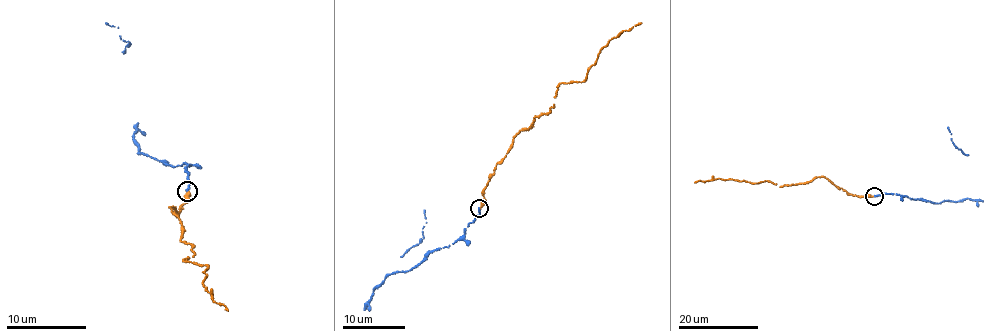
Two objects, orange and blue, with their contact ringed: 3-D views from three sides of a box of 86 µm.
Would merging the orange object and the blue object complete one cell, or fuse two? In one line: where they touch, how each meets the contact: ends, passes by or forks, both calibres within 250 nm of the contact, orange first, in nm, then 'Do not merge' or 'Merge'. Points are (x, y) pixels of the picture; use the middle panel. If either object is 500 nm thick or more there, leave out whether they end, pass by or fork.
Place: (479, 208). At the ring orange ends. At the ring blue ends. Thickness 260 nm (orange) against 240 nm. Merge

